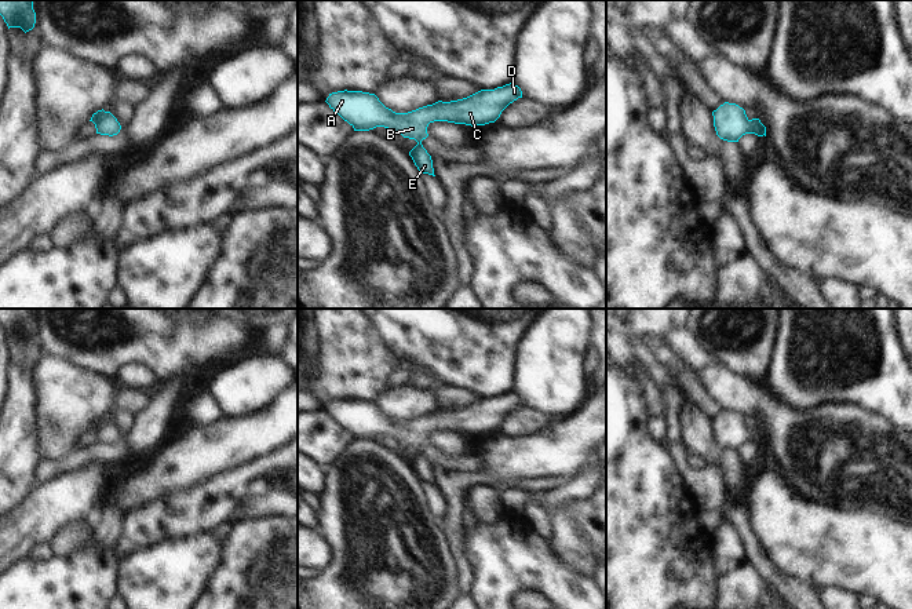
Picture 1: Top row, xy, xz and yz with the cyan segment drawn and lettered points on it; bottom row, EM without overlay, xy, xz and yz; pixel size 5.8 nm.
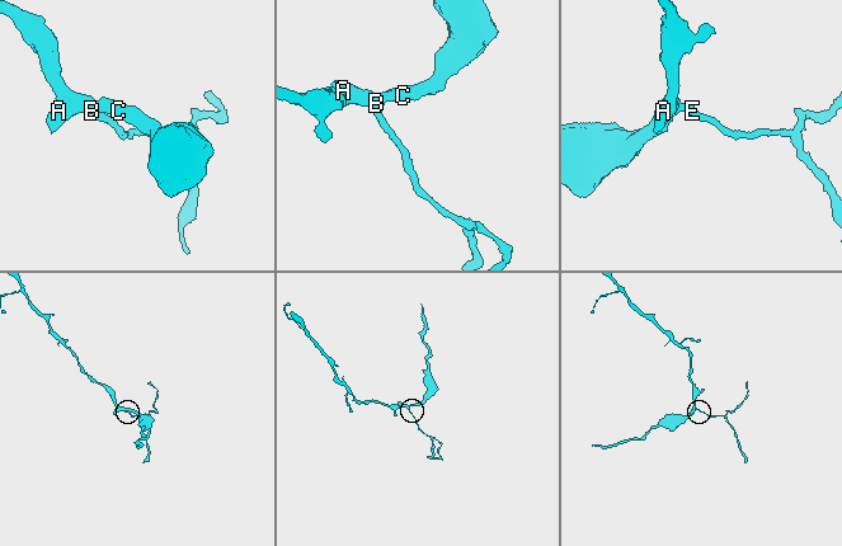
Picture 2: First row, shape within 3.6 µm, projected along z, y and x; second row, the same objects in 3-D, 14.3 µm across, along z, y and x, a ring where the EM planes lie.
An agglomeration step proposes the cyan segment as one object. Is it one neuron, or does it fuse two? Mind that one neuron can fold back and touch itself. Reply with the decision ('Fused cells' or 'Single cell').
Single cell

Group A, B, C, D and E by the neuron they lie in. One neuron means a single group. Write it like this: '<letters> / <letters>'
A B C D E

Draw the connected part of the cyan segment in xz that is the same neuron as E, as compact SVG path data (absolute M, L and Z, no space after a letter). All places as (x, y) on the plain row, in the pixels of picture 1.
M510 391L495 398L481 398L457 409L438 409L408 422L395 422L386 416L375 402L362 400L332 401L325 411L354 440L384 435L394 438L404 446L415 448L417 453L409 460L409 464L420 481L435 485L431 464L422 453L422 449L428 445L427 435L430 431L485 434L495 431L501 420L518 406L522 406L521 397Z

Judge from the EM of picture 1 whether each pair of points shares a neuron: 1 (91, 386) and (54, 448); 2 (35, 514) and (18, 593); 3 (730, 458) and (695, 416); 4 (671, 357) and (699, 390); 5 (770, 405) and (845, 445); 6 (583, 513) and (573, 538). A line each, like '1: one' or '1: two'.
1: one
2: two
3: one
4: one
5: one
6: two

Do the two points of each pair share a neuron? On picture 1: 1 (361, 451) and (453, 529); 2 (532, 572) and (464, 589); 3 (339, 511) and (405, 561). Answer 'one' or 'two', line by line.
1: two
2: two
3: one

